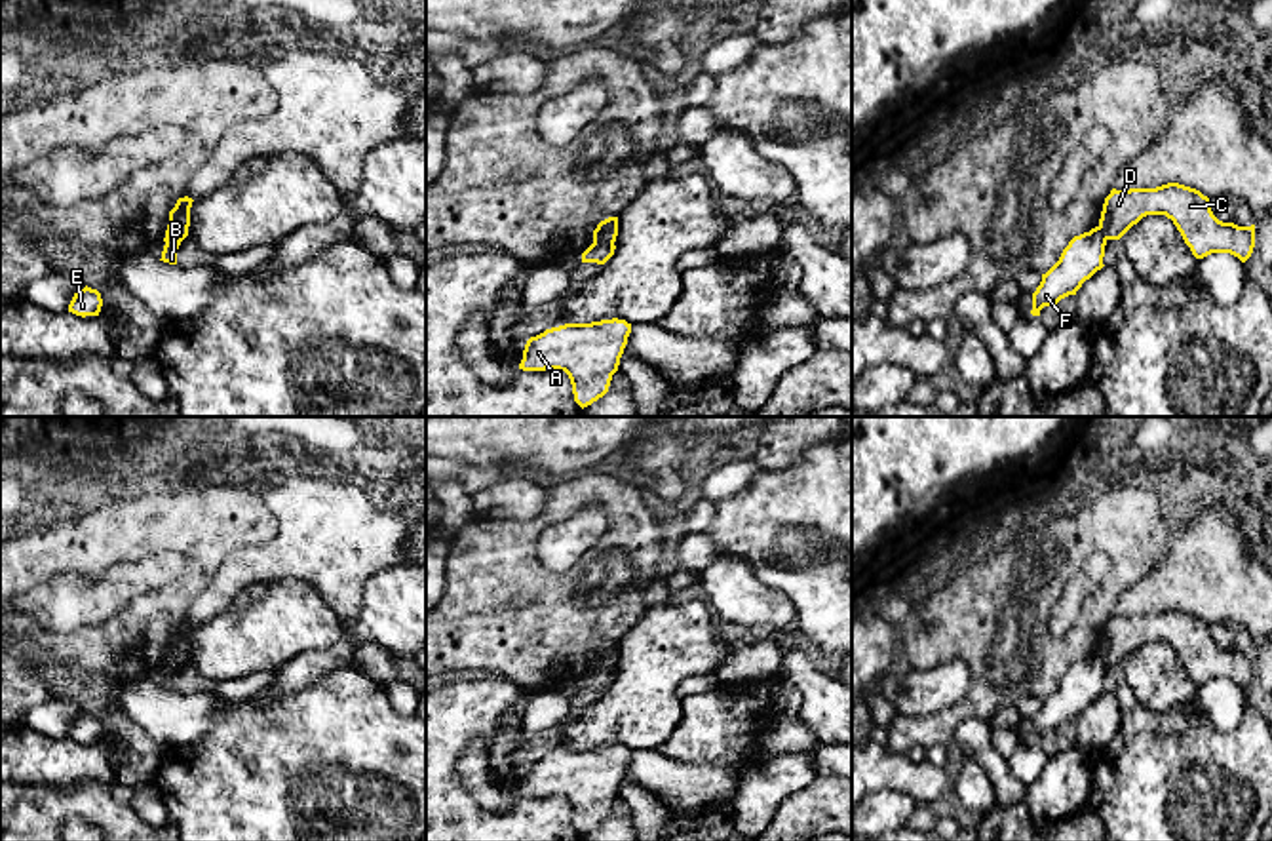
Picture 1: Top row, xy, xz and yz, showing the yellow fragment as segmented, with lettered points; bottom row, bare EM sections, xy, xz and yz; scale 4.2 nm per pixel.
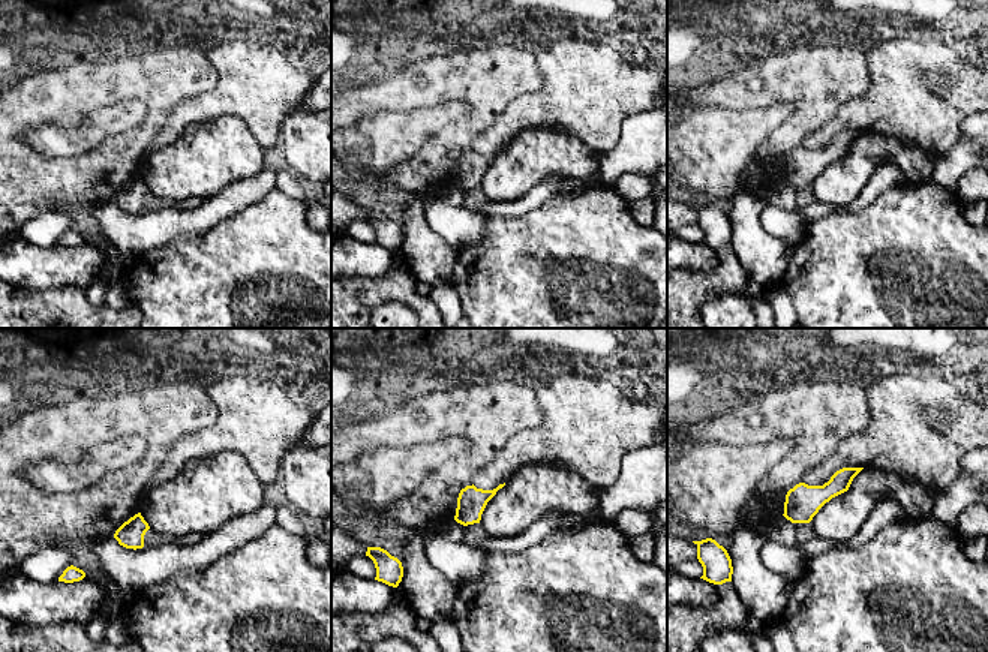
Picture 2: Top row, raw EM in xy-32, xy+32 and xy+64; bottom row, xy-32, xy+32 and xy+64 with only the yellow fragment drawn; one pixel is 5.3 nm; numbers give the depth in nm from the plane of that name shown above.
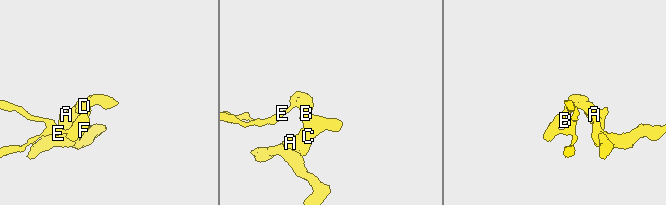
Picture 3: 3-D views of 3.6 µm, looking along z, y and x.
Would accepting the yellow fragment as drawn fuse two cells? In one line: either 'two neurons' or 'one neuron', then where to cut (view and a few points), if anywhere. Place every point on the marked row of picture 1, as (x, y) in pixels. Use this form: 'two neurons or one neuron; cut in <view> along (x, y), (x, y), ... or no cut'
two neurons; cut in xy along (166, 234), (185, 236)

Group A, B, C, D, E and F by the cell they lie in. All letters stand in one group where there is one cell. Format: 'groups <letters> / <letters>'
groups A C D / B E F

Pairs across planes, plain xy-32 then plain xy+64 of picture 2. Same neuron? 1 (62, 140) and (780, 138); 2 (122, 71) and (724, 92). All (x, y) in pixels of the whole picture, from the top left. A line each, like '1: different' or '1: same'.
1: different
2: same

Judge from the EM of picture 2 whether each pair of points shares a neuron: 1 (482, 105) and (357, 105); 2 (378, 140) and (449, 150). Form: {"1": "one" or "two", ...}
{"1": "one", "2": "two"}

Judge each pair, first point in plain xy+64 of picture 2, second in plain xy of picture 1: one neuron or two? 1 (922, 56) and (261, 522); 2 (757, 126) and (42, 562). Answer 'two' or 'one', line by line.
1: two
2: two

